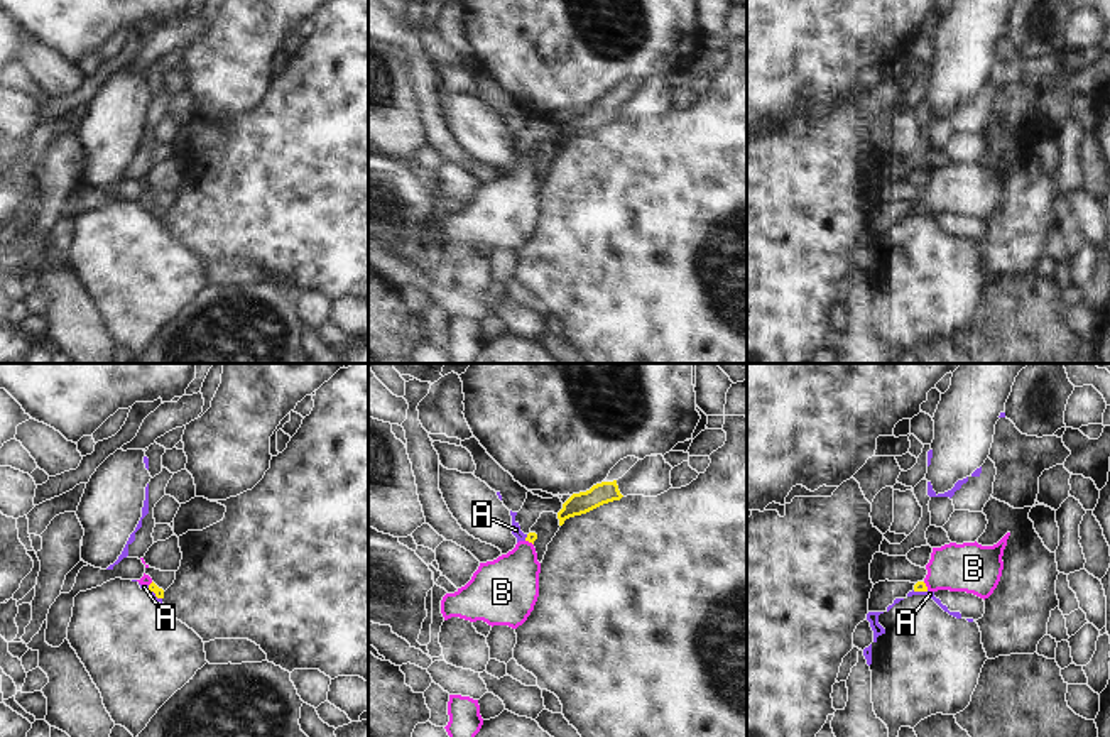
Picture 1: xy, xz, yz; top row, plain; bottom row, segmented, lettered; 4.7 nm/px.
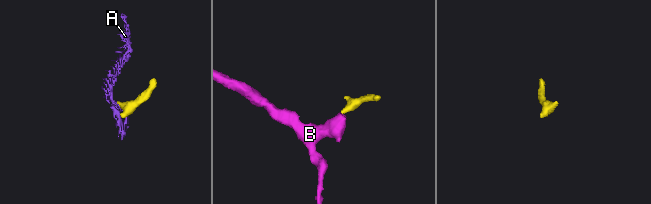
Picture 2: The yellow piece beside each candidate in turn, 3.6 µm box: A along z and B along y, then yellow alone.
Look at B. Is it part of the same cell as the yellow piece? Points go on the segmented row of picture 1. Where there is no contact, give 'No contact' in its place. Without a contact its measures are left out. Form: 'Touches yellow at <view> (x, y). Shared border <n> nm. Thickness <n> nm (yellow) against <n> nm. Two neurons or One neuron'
Touches yellow at xz (529, 541). Shared border 50 nm. Thickness 50 nm (yellow) against 300 nm. One neuron

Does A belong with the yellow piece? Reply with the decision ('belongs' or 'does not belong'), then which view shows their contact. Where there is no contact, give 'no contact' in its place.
does not belong | xy

